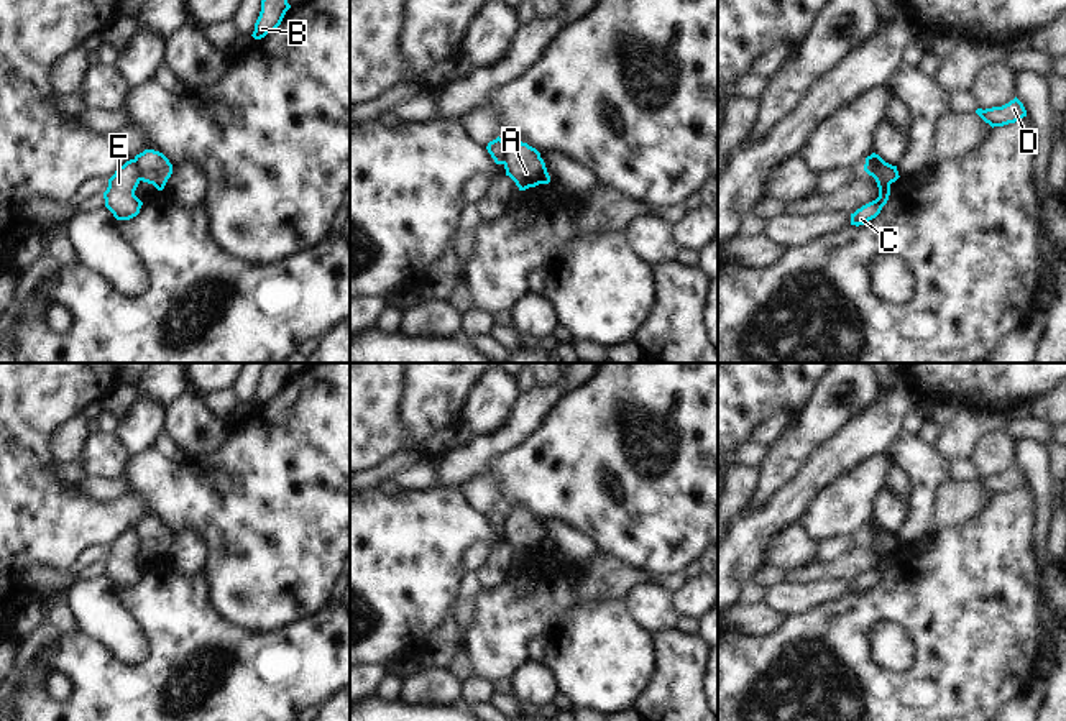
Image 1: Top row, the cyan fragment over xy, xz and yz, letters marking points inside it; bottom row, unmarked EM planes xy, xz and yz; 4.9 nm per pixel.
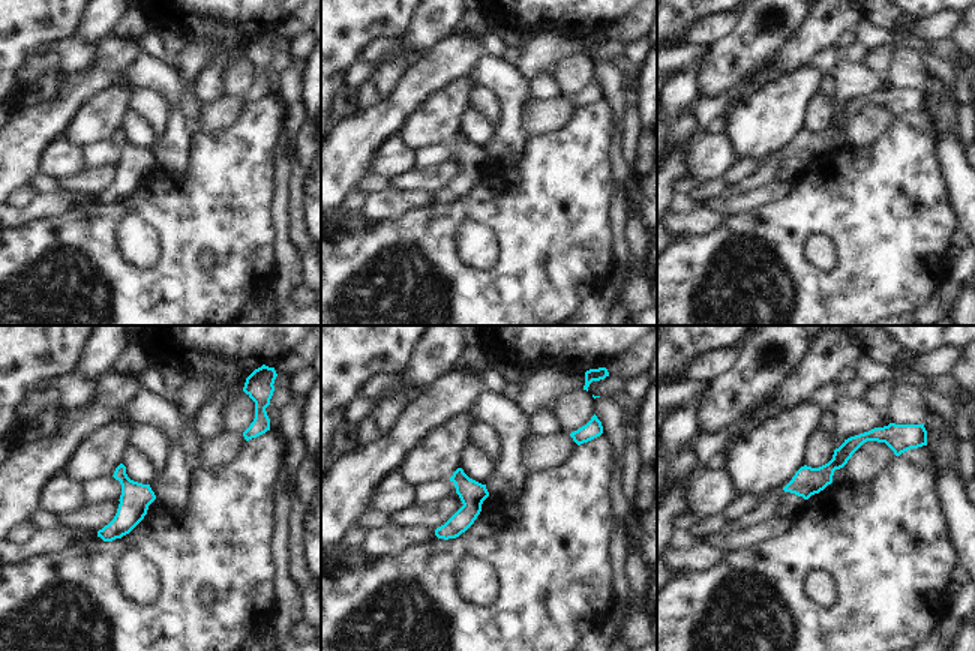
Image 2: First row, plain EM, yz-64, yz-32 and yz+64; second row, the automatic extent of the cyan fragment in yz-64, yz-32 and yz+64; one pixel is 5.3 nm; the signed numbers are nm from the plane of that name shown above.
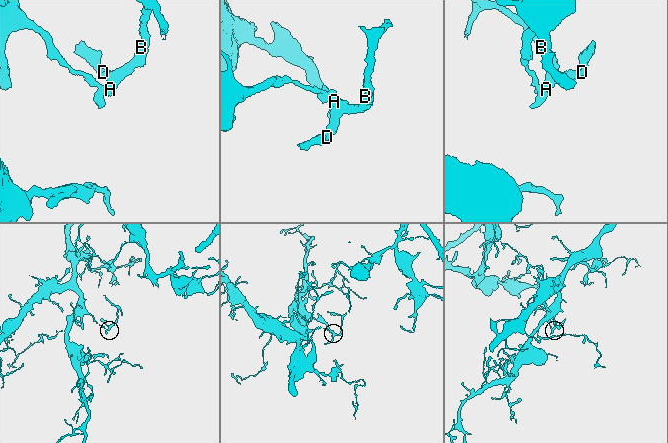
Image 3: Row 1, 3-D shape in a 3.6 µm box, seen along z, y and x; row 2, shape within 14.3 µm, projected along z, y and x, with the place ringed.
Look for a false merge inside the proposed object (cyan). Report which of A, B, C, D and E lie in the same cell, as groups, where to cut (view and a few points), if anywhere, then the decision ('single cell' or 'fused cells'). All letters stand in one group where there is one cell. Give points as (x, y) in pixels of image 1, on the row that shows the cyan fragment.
A B D / C E | yz (871, 155), (874, 165), (889, 166), (895, 171) | fused cells

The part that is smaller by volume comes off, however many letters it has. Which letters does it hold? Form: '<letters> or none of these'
A, B, D.

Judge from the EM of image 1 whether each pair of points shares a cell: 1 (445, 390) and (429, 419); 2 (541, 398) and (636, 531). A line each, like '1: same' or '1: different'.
1: same
2: different

